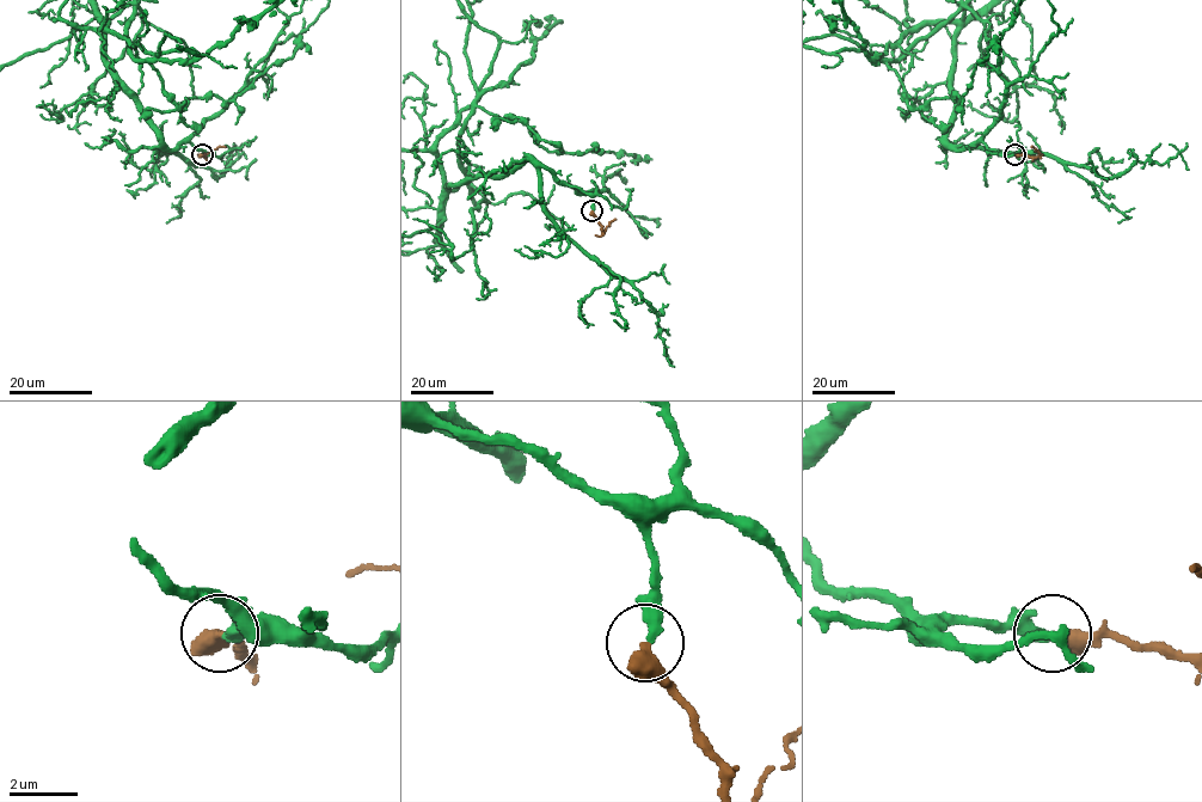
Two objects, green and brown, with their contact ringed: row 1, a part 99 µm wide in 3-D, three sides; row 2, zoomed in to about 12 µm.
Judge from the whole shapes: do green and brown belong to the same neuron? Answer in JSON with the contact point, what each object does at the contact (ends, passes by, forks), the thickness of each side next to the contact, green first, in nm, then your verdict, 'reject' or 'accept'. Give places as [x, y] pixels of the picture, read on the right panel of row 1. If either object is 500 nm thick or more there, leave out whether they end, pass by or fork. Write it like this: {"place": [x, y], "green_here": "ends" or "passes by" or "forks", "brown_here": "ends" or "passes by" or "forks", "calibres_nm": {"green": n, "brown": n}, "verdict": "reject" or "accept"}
{"place": [1015, 154], "green_here": "ends", "brown_here": "ends", "calibres_nm": {"green": 360, "brown": 480}, "verdict": "accept"}

